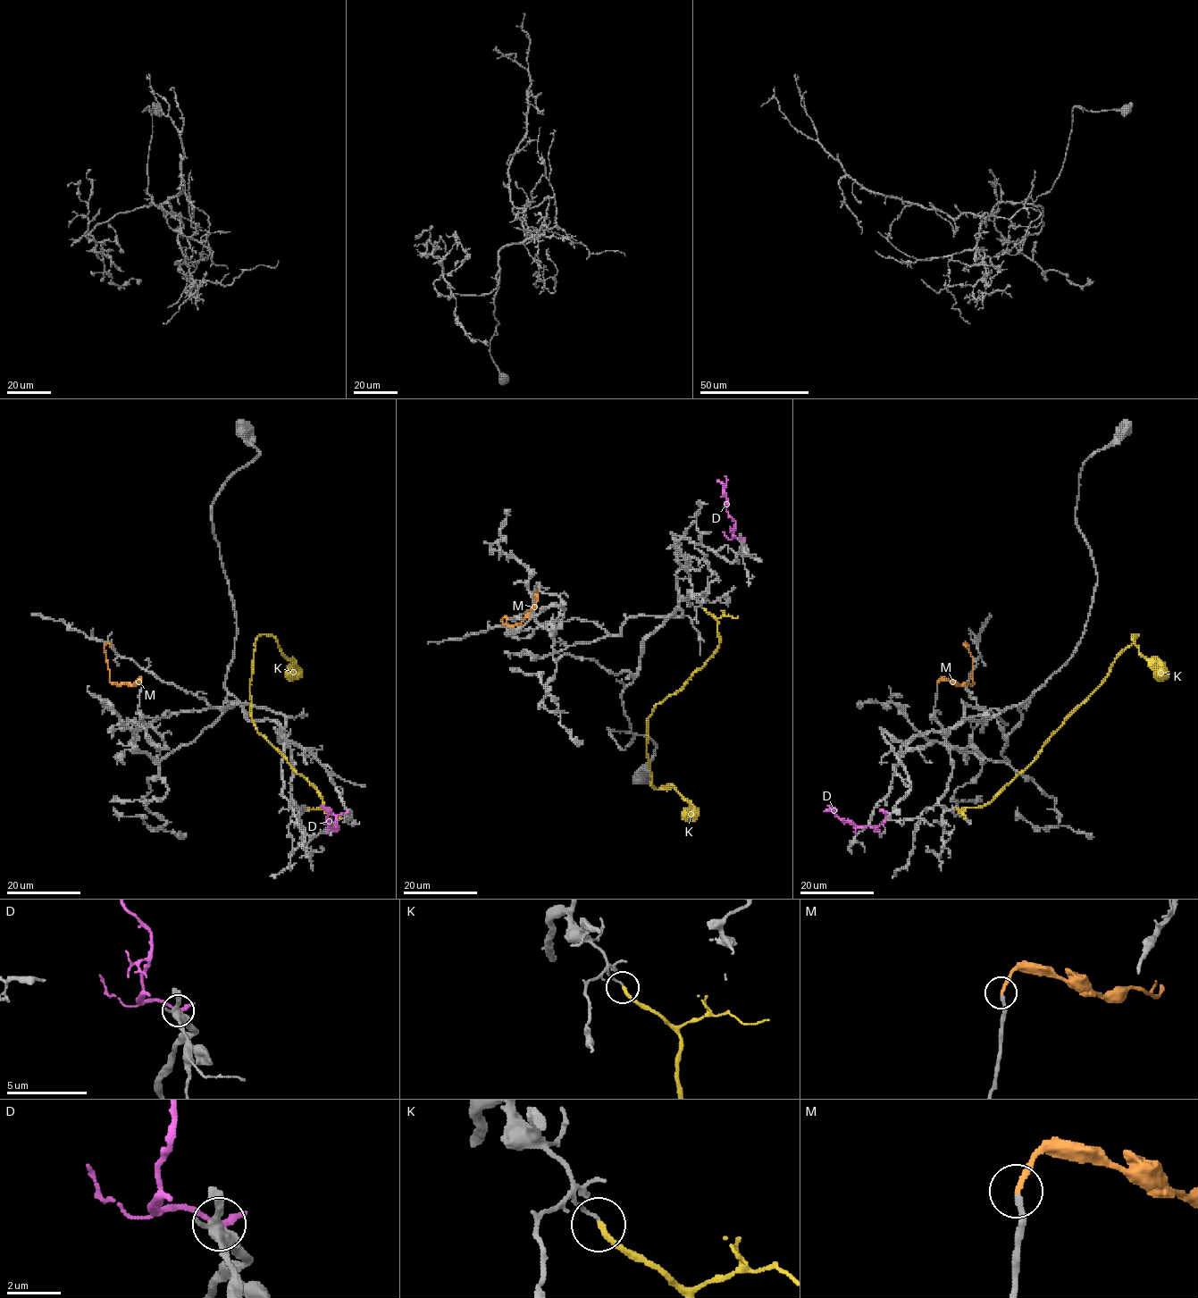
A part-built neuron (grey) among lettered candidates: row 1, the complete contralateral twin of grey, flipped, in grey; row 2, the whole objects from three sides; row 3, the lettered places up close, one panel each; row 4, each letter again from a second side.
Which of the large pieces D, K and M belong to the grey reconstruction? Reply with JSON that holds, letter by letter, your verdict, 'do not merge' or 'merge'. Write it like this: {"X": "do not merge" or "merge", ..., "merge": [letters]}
{"D": "do not merge", "K": "do not merge", "M": "merge", "merge": ["M"]}

